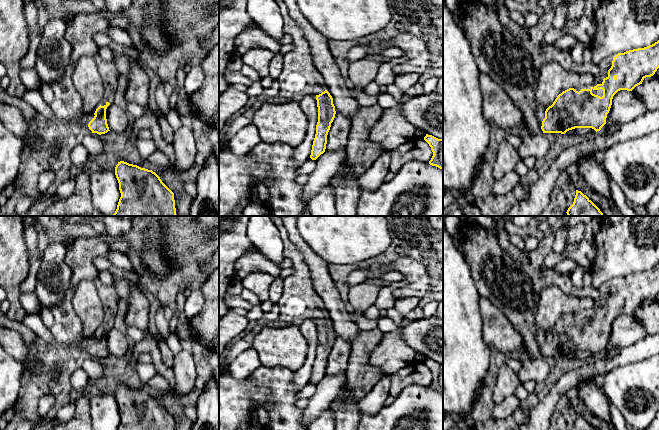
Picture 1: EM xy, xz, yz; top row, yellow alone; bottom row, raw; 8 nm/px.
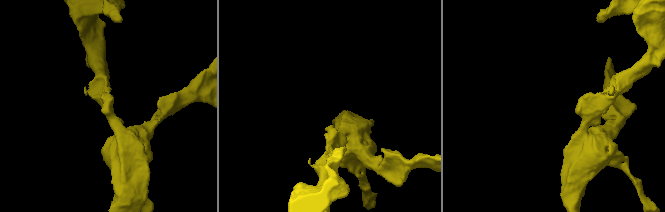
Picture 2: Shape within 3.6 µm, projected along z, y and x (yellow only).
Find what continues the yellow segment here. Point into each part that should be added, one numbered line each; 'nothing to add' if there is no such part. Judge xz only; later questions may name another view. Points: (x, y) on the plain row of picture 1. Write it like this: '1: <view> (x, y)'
1: xz (299, 301)

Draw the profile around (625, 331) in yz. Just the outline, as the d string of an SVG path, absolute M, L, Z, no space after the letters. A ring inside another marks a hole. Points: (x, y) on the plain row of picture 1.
M620 314L613 320L612 329L606 342L606 349L630 346L647 335L644 327L636 322L631 315Z

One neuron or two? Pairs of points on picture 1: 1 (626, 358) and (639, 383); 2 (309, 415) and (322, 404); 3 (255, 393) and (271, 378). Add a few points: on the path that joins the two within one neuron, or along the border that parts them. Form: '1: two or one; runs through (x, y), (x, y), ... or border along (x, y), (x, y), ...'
1: two; border along (648, 357), (616, 366), (608, 373)
2: one; runs through (312, 412), (319, 405)
3: two; border along (248, 378), (270, 389), (270, 401), (265, 407)

